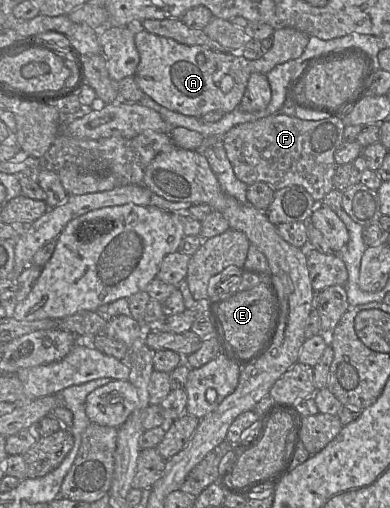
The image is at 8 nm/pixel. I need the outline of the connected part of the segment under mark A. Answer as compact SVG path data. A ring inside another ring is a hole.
M291 27L276 28L272 37L270 50L257 60L248 60L240 52L216 52L206 46L185 45L141 29L135 34L140 61L133 77L148 97L170 111L198 118L214 110L229 113L239 107L252 73L266 75L275 66L299 58L309 42L306 33ZM200 53L205 55L204 63L197 61ZM224 76L233 78L229 92L223 92L220 87Z

